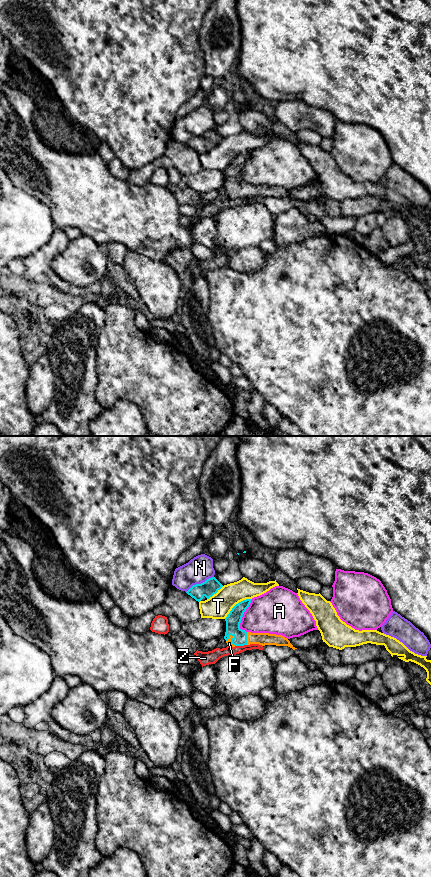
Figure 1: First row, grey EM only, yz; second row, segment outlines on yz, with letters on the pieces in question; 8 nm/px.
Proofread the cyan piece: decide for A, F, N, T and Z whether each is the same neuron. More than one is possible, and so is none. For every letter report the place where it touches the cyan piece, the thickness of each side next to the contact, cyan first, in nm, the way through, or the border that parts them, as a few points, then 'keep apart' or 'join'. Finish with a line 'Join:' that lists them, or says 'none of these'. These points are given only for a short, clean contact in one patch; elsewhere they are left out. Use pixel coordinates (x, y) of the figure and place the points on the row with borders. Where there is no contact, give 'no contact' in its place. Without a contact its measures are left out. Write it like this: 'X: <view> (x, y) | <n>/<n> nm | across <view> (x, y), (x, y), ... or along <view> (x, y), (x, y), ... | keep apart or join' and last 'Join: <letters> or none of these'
A: yz (242, 616) | 120/340 nm | keep apart
F: yz (246, 638) | 120/100 nm | across yz (233, 619), (233, 627), (246, 638), (263, 639) | join
N: yz (199, 584) | 130/200 nm | keep apart
T: yz (236, 604) | 120/200 nm | keep apart
Z: yz (240, 645) | 120/100 nm | along yz (246, 644), (235, 646) | keep apart
Join: F

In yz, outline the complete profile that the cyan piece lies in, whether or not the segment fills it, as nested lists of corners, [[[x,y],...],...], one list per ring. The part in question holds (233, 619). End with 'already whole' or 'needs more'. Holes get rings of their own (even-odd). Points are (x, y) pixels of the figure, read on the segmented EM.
[[[246,599],[236,604],[225,618],[226,632],[224,639],[230,647],[250,644],[288,646],[295,648],[290,641],[282,635],[269,633],[251,633],[240,628],[244,612],[249,607],[252,599]]]; needs more

